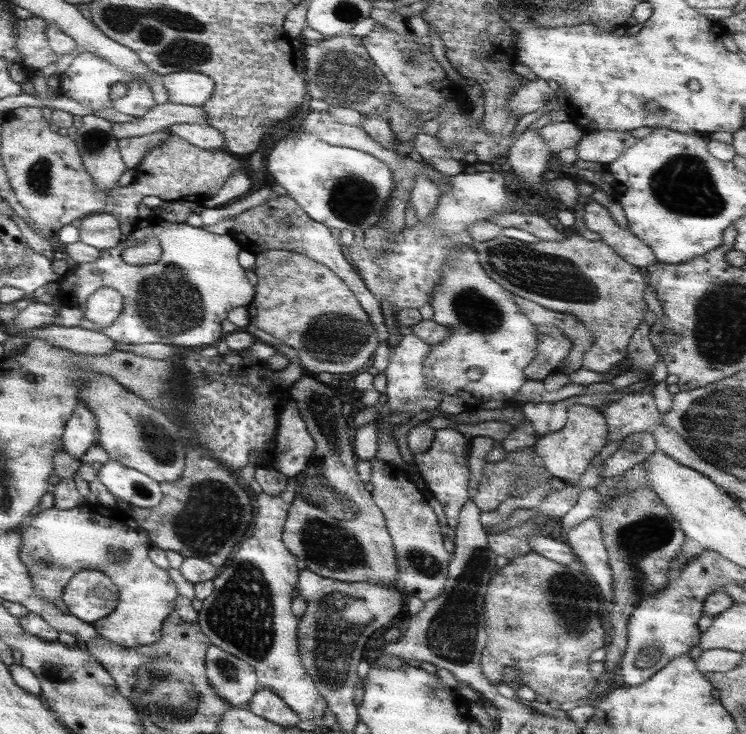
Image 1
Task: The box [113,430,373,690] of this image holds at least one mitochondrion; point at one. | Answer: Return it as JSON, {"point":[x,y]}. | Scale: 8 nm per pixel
{"point":[241,614]}

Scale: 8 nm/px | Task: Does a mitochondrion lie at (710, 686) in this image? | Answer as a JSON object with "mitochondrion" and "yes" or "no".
{"mitochondrion":"no"}

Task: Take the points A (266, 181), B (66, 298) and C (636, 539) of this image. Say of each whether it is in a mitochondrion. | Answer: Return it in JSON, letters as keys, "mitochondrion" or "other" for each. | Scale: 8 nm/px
{"A":"other","B":"other","C":"mitochondrion"}

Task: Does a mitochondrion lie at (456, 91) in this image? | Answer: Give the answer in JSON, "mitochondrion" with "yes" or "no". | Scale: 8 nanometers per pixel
{"mitochondrion":"no"}

